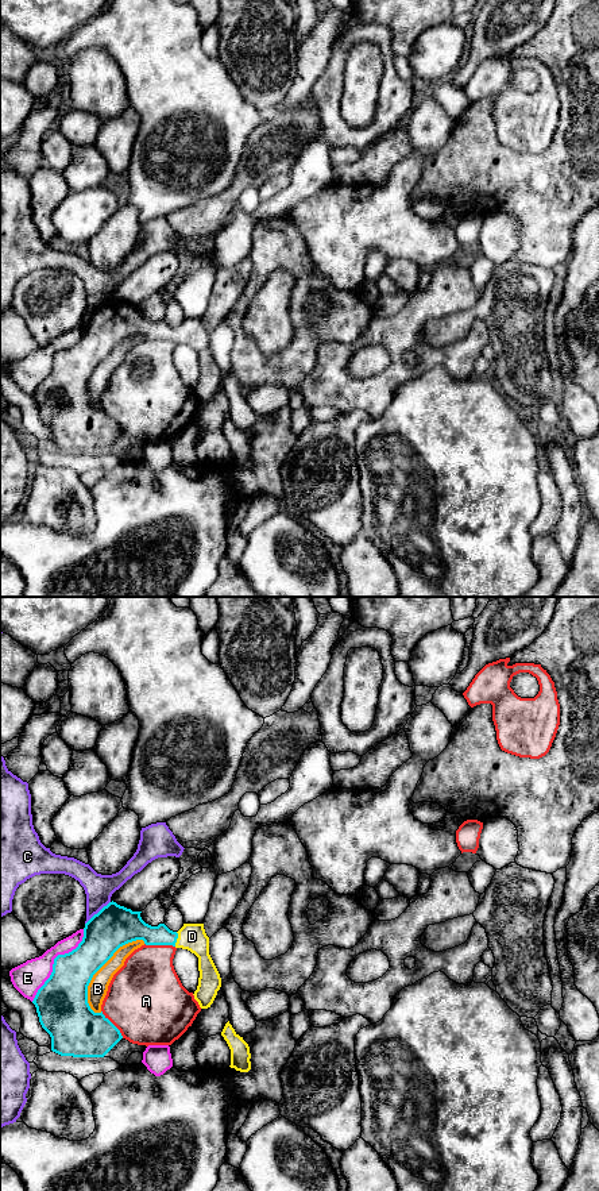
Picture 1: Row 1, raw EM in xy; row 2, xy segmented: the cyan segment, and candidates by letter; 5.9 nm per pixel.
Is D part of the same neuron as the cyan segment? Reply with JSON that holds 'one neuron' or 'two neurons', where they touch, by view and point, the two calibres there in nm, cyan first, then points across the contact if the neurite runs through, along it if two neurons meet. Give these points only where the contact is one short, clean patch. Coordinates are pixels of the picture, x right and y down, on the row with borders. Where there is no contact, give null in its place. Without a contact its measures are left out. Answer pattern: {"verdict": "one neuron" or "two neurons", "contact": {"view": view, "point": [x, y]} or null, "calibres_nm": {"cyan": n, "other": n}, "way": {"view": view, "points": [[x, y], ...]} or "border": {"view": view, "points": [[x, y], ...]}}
{"verdict": "one neuron", "contact": {"view": "xy", "point": [177, 937]}, "calibres_nm": {"cyan": 130, "other": 160}, "way": {"view": "xy", "points": [[136, 929], [150, 935], [177, 937], [192, 936]]}}

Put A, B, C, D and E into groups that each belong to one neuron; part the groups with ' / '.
A / B / C / D / E

